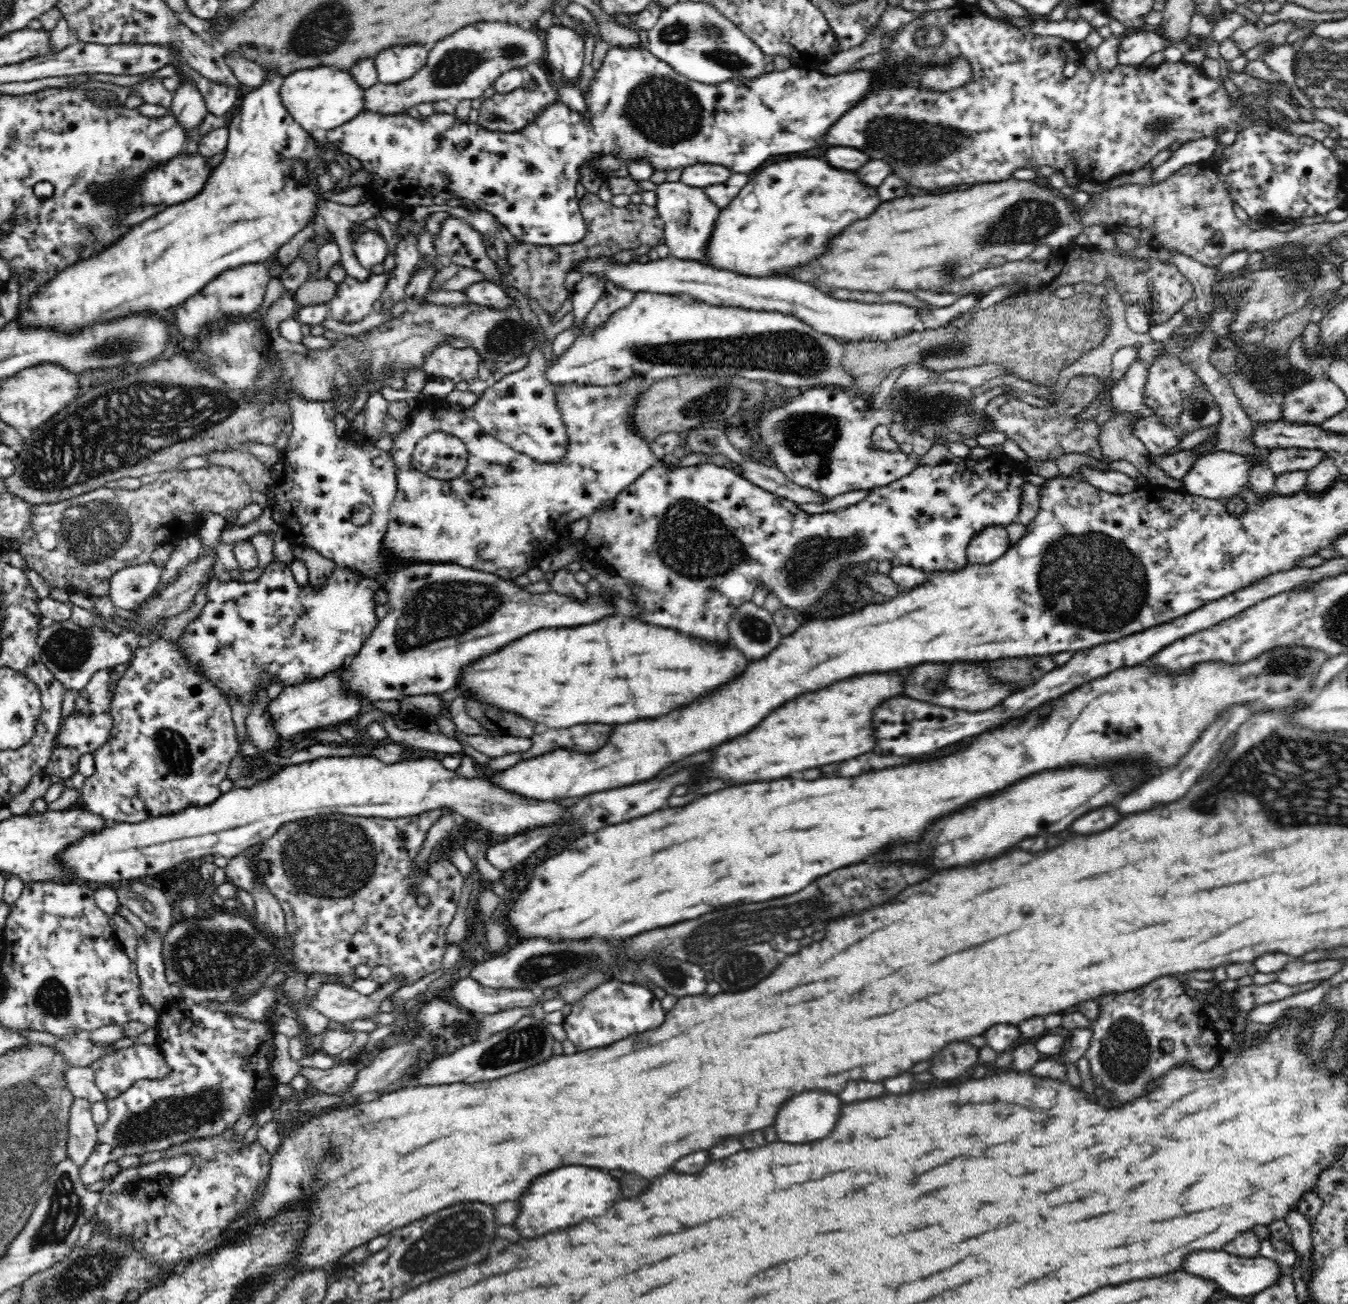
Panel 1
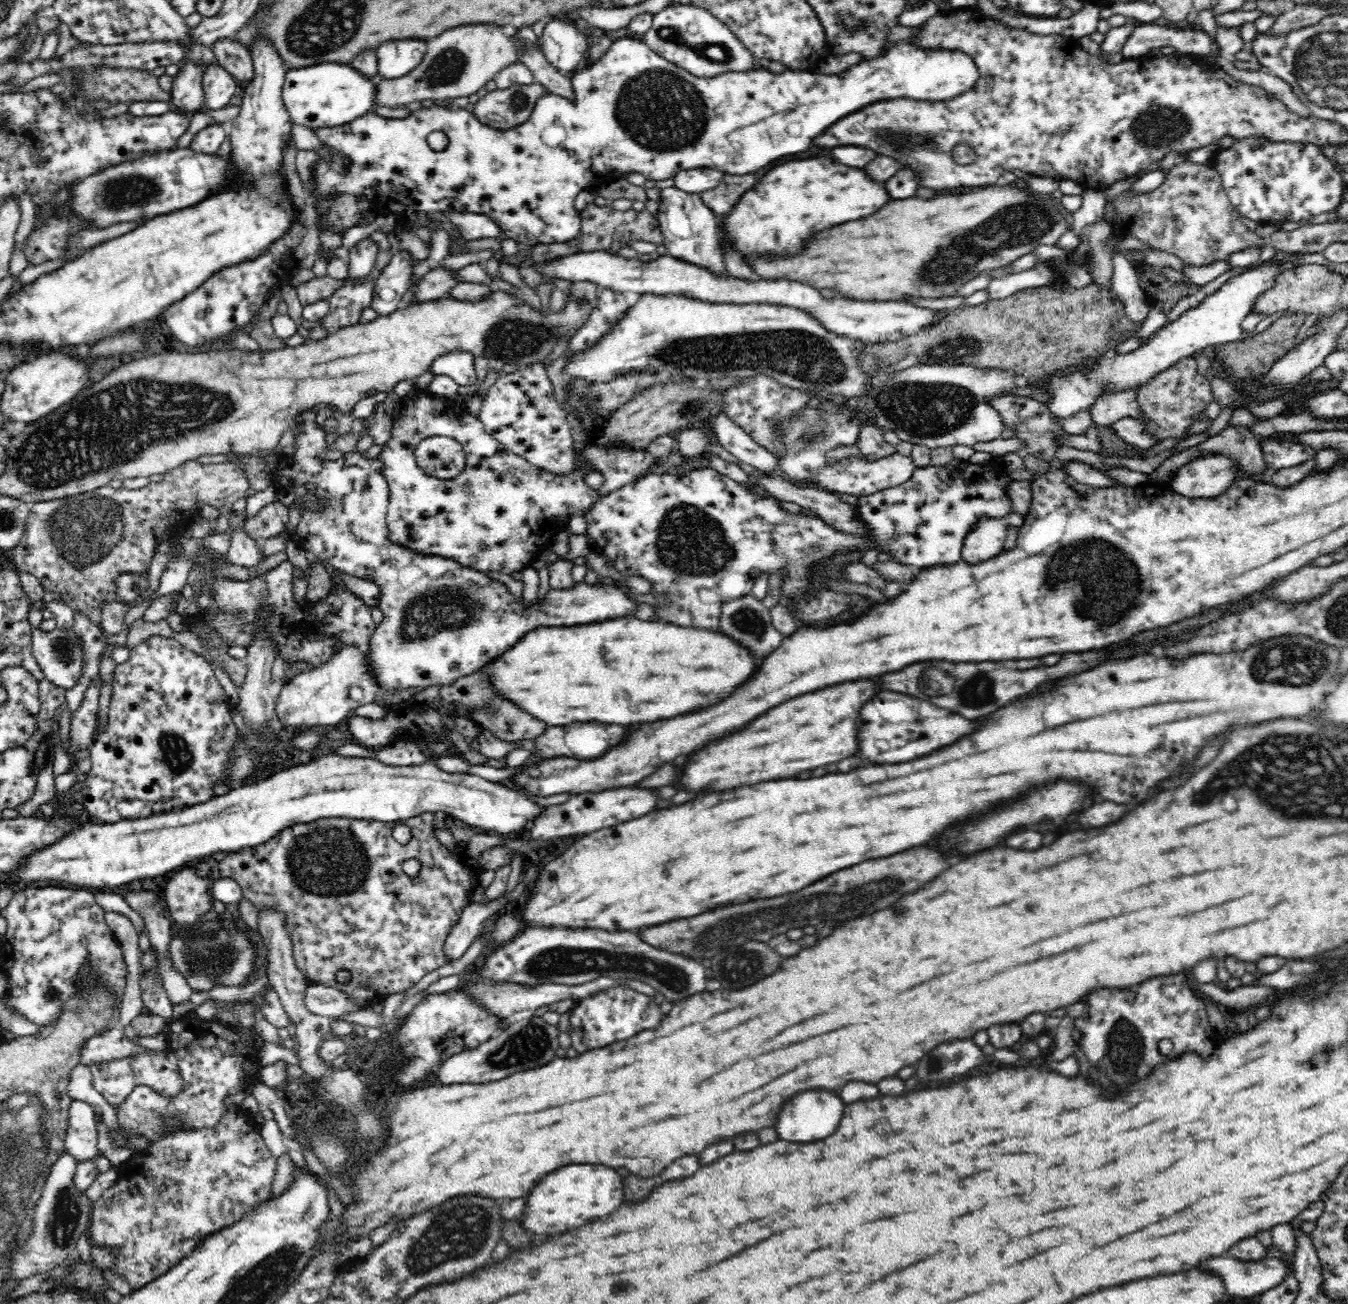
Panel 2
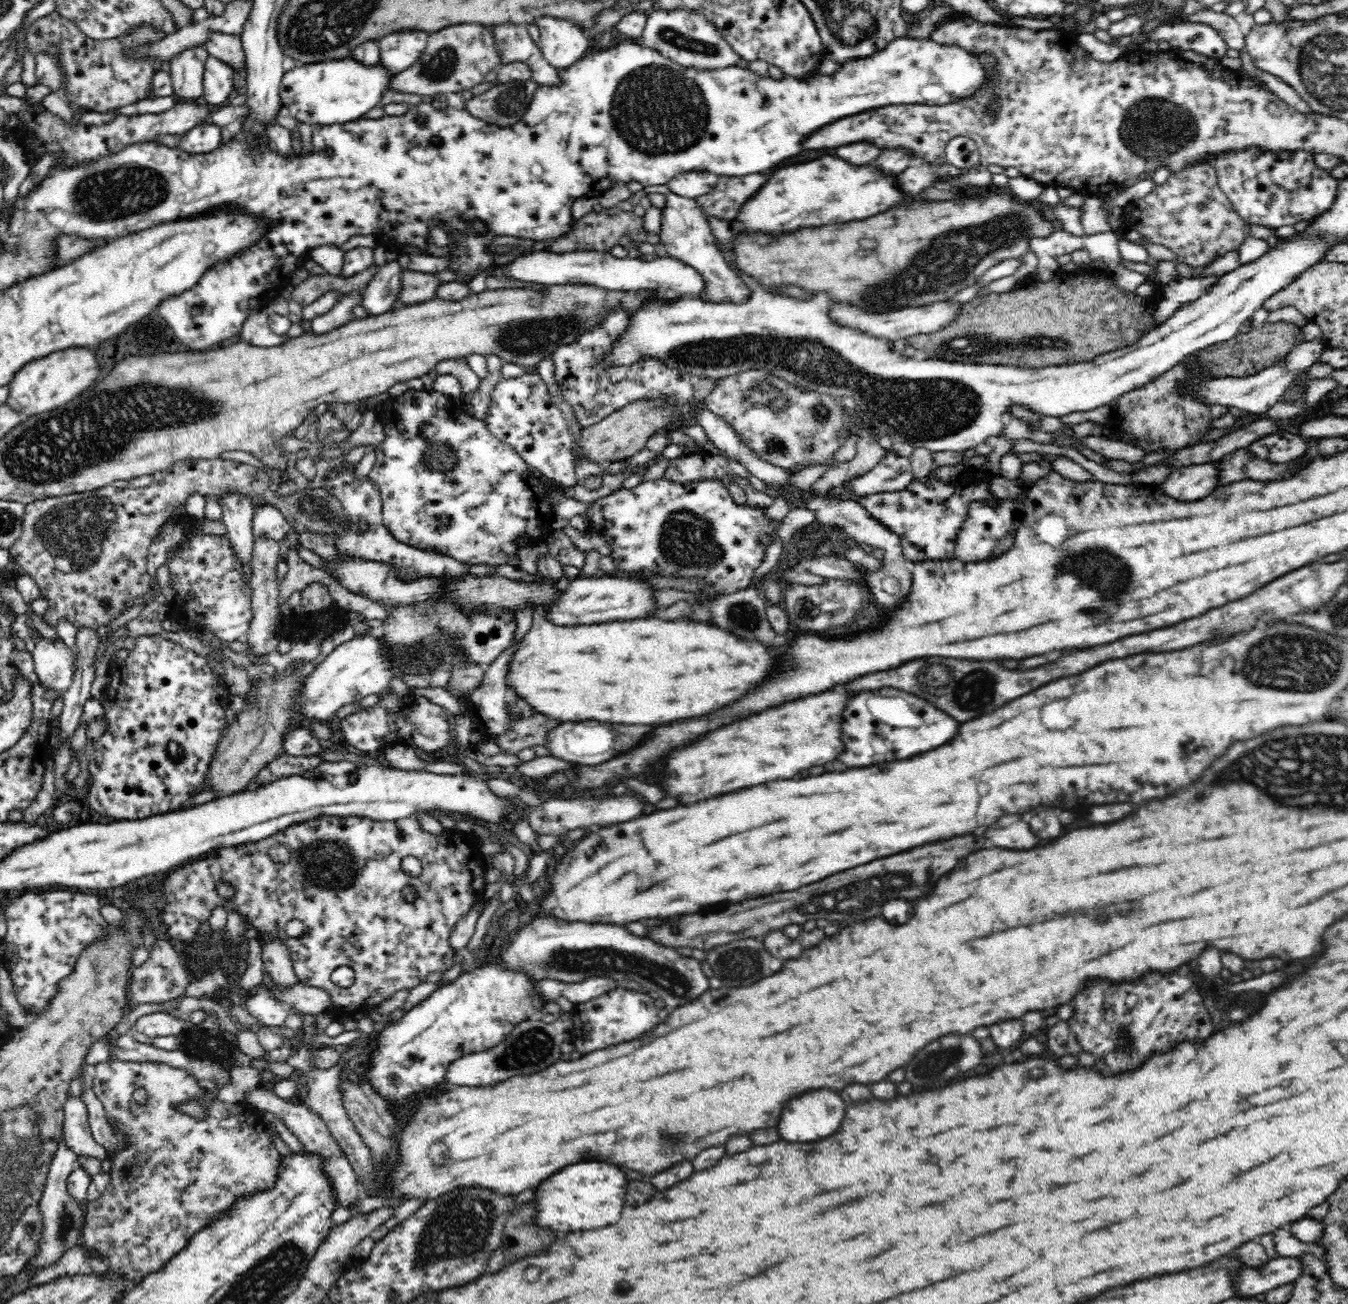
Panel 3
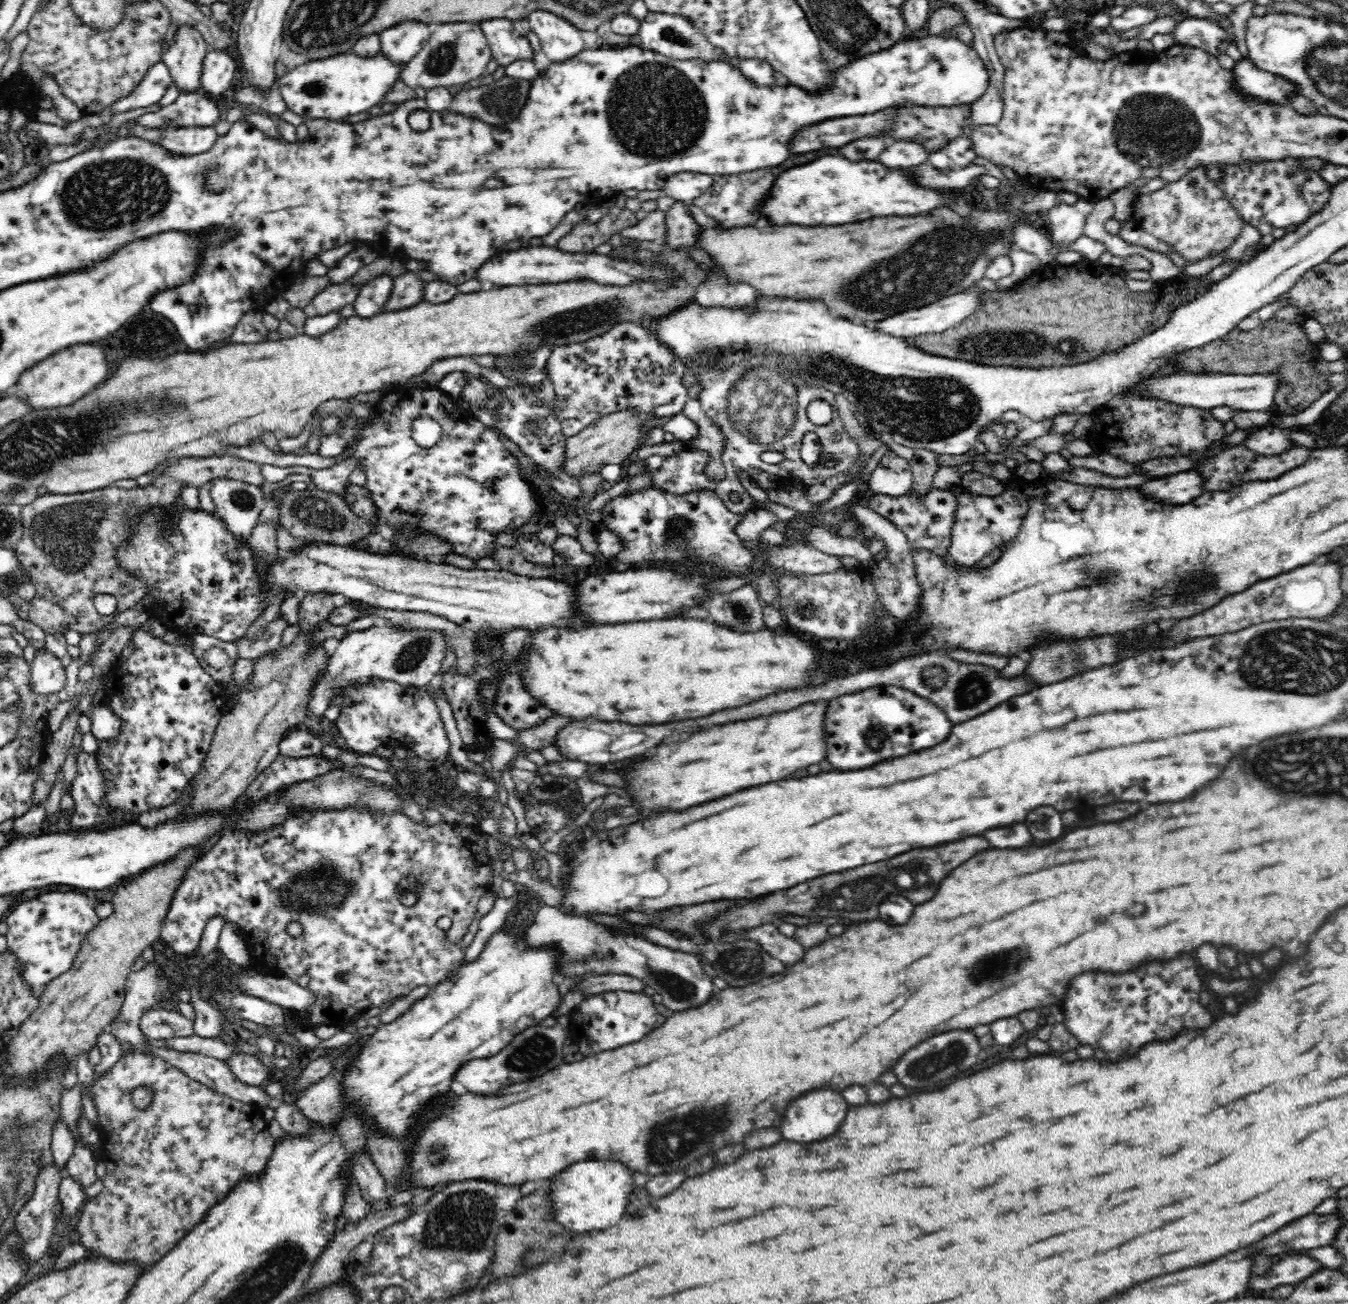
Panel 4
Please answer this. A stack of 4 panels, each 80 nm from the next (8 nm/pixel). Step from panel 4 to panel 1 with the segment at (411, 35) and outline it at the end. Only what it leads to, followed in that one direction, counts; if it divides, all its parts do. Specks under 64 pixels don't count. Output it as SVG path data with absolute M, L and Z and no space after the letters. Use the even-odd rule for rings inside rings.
M426 45L392 46L376 54L377 77L384 84L398 84L408 78L421 66L424 66L429 48Z

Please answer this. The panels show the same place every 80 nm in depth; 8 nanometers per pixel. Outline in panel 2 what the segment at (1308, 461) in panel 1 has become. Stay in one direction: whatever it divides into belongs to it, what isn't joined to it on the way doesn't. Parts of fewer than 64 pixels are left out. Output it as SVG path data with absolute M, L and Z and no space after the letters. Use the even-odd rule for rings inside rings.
M1278 433L1278 438L1273 435L1260 441L1260 449L1264 453L1266 464L1273 472L1280 468L1298 466L1312 456L1316 456L1317 449L1300 442L1294 433Z

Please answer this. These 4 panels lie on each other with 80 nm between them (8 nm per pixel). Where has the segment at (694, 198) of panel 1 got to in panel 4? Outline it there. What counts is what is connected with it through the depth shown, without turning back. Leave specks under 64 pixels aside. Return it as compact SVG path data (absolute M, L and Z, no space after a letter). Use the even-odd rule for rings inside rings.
M678 202L672 206L669 212L666 212L666 225L668 225L668 236L664 242L668 248L683 248L689 250L689 256L698 261L700 265L708 265L711 258L704 253L704 249L698 249L697 235L701 227L691 218L687 210L686 203ZM712 274L695 292L700 307L724 307L753 311L758 304L757 290L744 283L726 283L719 274Z

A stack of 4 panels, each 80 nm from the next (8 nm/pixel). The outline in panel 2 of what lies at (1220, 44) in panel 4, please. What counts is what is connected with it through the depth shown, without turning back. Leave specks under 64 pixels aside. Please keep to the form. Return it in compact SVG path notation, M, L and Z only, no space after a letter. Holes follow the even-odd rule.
M1141 24L1132 31L1121 48L1123 58L1150 55L1162 46L1172 46L1177 53L1216 58L1222 54L1217 39L1195 25Z

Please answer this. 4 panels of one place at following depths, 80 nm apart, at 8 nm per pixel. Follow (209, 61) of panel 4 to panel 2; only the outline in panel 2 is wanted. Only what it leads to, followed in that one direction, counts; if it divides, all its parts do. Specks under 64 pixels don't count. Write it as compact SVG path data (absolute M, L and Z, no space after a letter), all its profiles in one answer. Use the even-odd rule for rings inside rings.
M210 62L205 68L203 79L205 108L218 110L230 105L236 94L235 76L218 62Z

